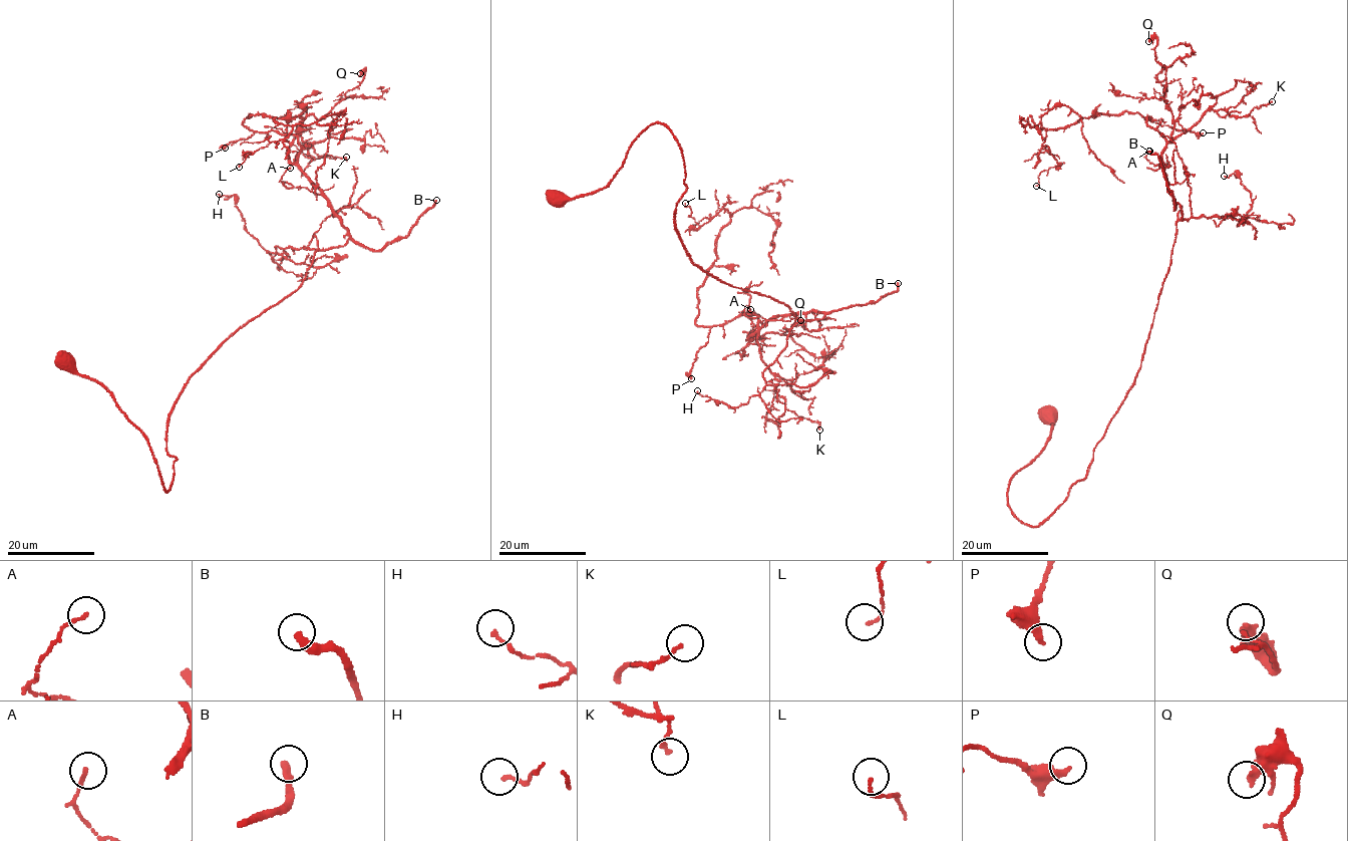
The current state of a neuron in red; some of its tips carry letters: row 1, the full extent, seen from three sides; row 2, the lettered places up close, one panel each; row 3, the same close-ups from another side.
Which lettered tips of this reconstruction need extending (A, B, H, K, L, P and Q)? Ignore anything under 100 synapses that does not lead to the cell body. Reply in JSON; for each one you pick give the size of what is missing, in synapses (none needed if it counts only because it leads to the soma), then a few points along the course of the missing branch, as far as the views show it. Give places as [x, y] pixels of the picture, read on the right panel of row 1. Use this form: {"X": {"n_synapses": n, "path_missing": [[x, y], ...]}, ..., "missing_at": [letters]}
{"B": {"n_synapses": 300, "path_missing": [[1149, 151], [1138, 116], [1087, 97], [1161, 88], [1184, 55], [1225, 75], [1214, 90], [1220, 63]]}, "missing_at": ["B"]}

